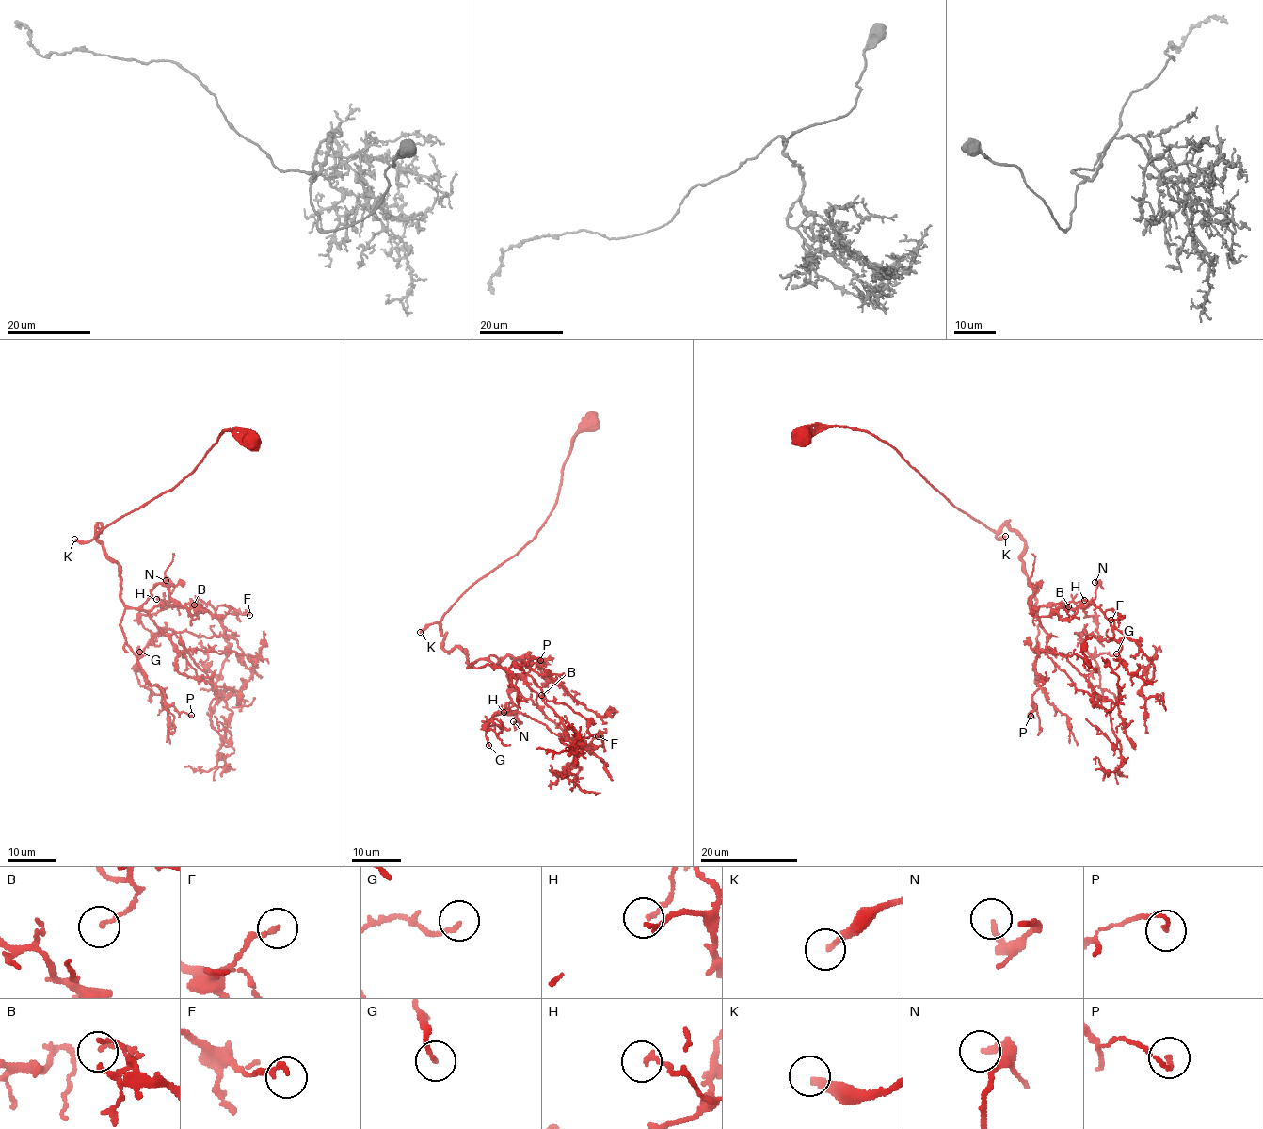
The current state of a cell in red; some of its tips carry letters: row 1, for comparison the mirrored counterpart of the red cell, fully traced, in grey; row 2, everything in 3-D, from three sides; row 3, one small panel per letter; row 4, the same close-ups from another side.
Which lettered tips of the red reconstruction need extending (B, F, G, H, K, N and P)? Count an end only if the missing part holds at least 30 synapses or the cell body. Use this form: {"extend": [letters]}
{"extend": ["K"]}

